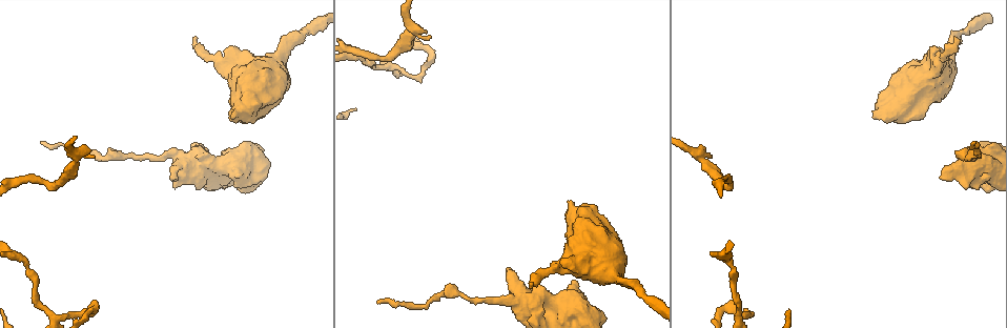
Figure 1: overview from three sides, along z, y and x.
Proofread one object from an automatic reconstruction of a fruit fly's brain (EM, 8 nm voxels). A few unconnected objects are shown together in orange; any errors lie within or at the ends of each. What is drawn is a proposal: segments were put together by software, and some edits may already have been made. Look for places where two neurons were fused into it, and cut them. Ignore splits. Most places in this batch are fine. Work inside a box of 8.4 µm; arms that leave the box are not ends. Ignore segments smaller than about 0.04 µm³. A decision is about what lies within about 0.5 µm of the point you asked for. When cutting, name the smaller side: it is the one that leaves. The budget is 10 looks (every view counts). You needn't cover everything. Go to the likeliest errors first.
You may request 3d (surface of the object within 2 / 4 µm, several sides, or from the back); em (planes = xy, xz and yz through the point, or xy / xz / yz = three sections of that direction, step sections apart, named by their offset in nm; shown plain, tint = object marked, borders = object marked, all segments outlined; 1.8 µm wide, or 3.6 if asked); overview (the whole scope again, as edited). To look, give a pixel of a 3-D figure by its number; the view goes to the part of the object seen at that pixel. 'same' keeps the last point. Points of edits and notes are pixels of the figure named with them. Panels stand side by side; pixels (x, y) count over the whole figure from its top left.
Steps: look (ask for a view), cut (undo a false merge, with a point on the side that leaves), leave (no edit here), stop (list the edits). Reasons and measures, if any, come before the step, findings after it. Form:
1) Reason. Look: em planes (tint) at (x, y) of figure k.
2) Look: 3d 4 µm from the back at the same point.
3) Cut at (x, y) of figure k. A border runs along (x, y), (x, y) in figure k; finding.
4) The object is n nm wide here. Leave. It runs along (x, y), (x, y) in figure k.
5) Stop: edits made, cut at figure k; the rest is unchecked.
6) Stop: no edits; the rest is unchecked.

Sharp bend. Look: em planes (tint) at (92, 307) of figure 1.

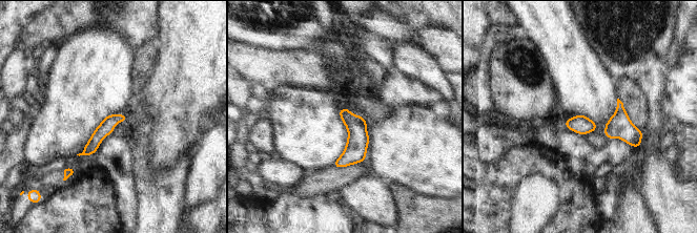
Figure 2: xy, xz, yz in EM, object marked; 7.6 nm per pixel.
The object is 120 nm wide here. Leave. All the same neuron.

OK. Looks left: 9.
Abrupt turn. Look: em xz step 4 (tint) at (725, 185) of figure 1.

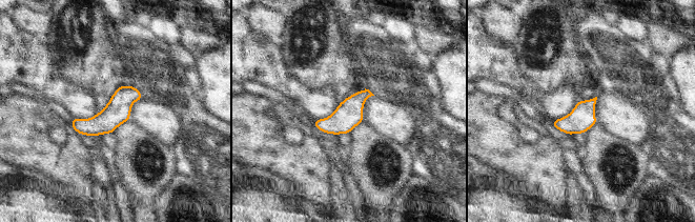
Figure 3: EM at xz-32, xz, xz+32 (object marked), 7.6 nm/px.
Another direction. Look: em yz step 16 (tint) at the same point.

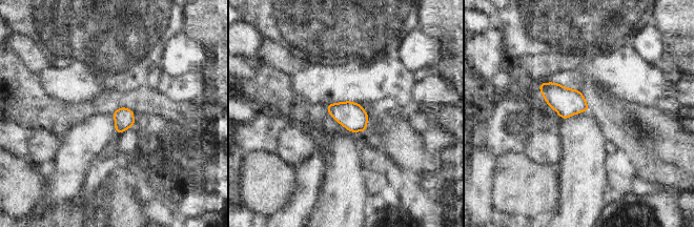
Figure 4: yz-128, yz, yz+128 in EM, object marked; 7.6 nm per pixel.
Leave. One neuron here.

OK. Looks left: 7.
Abrupt turn. Look: em xy step 4 (tint) at (270, 94) of figure 1.

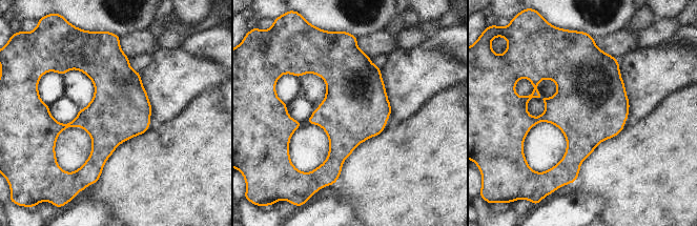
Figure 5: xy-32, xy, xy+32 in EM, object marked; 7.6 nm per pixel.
Look: em yz step 8 (tint) at the same point.

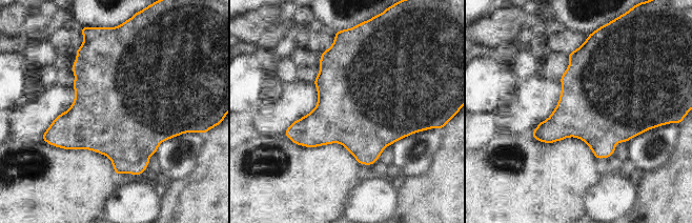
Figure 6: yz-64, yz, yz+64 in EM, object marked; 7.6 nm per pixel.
Leave. One neuron here.

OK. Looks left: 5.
Three-way junction. Look: em yz step 8 (tint) at (173, 154) of figure 1.

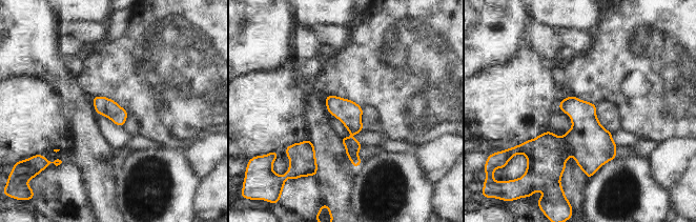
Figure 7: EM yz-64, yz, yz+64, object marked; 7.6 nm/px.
Cut it another way. Look: em planes (tint) at the same point.

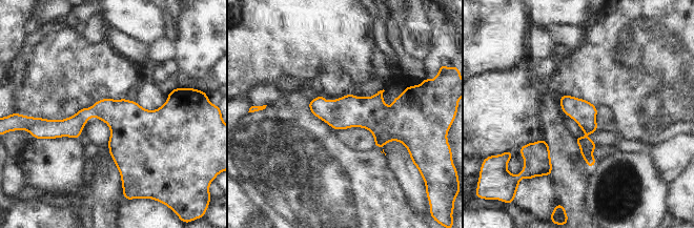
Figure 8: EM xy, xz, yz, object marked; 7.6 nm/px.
Leave. It runs along (311, 103), (326, 111), (408, 107) in figure 8; all the same neuron.

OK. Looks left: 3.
Stop: no edits; the rest is unchecked.

